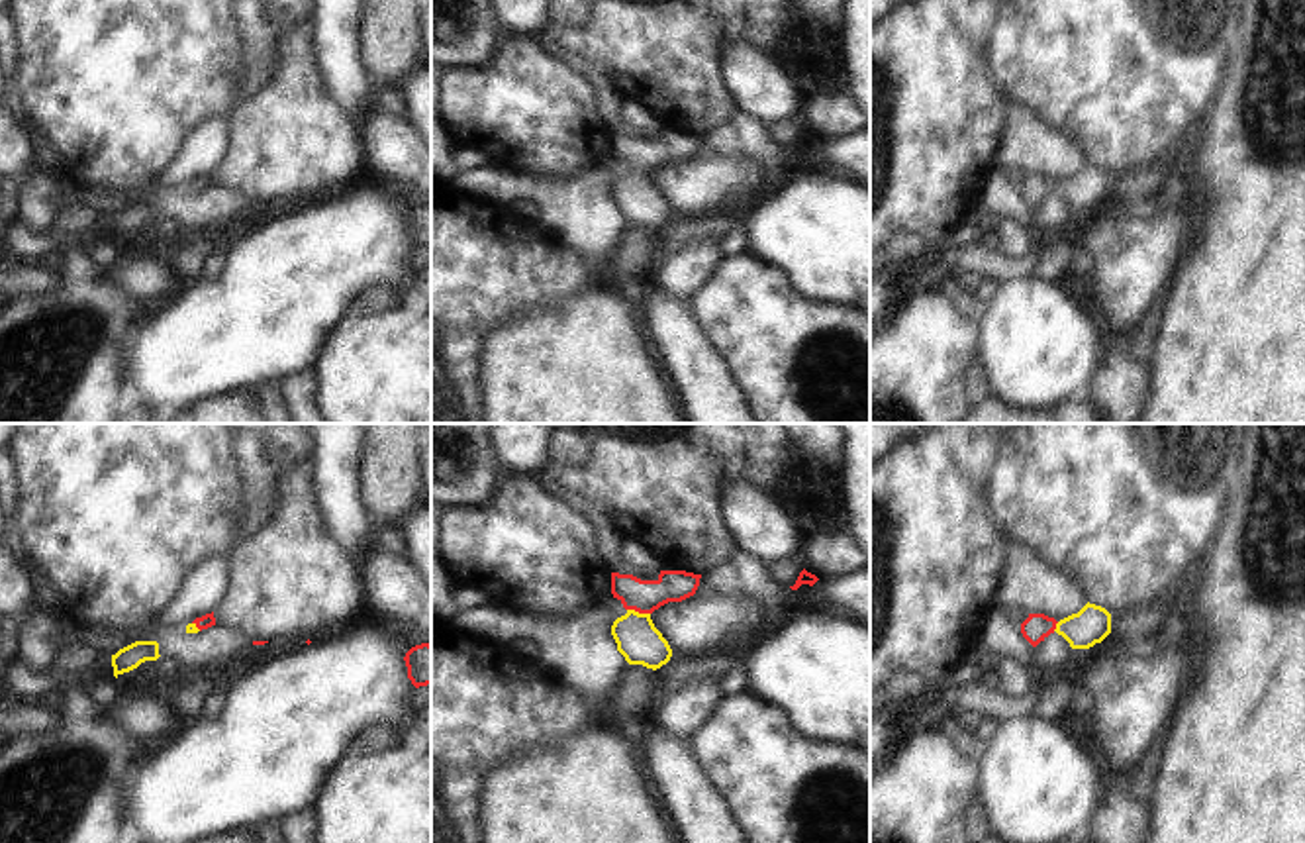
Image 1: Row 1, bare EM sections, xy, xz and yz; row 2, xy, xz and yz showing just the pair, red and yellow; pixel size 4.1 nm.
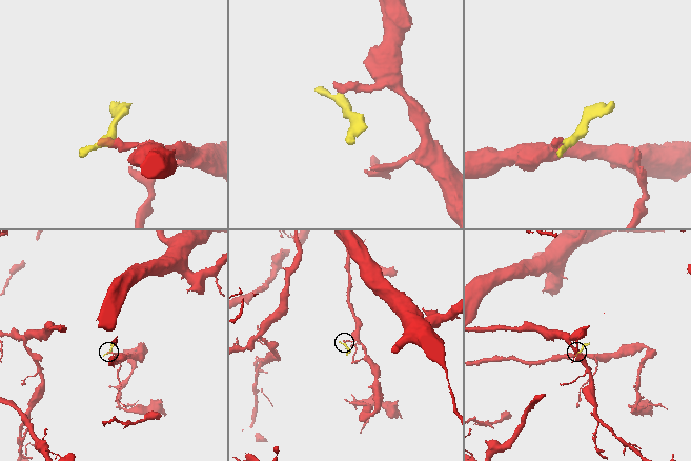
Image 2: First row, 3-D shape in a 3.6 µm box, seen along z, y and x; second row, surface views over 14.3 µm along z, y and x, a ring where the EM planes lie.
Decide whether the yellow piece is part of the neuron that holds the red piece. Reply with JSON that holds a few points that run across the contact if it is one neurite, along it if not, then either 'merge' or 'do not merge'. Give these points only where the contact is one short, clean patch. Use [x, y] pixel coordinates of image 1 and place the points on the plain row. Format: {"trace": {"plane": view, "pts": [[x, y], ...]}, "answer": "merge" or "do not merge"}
{"trace": {"plane": "xz", "pts": [[645, 157], [639, 163], [639, 173], [639, 202]]}, "answer": "merge"}

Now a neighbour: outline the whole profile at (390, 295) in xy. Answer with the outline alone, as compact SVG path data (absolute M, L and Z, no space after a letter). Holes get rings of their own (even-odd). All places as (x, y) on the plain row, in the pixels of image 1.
M394 282L370 284L355 296L349 310L355 310L355 312L380 312L382 310L384 312L384 310L396 308L404 300L408 298L400 284L394 284Z

